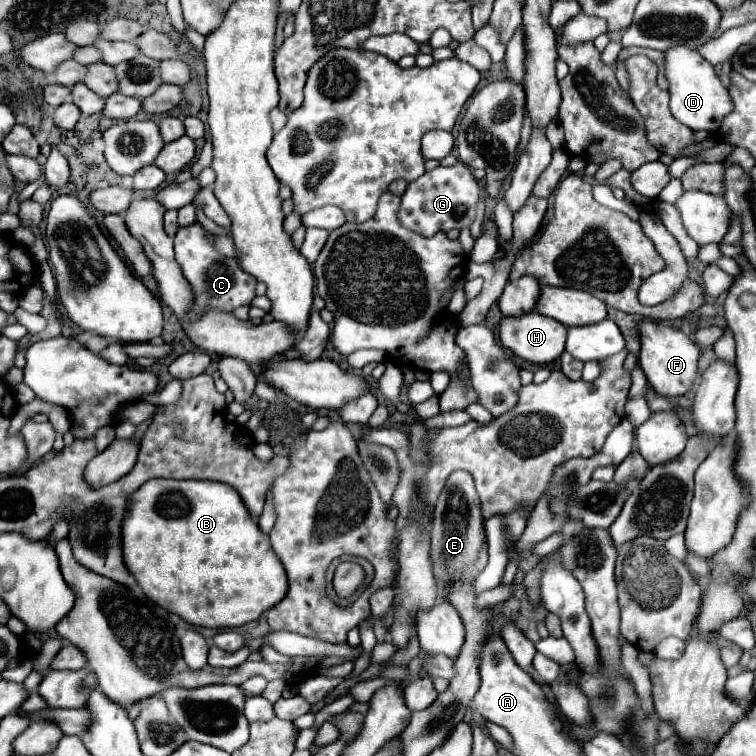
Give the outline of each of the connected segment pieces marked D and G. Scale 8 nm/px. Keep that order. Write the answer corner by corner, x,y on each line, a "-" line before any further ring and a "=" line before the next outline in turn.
673,45
665,51
665,77
669,83
669,107
673,117
693,131
719,131
719,123
731,111
731,97
729,91
721,85
713,65
703,59
697,49
687,45
=
461,161
453,167
437,167
407,185
407,191
401,197
399,221
423,237
433,237
439,231
469,227
475,219
479,189
481,187
475,181
471,169

